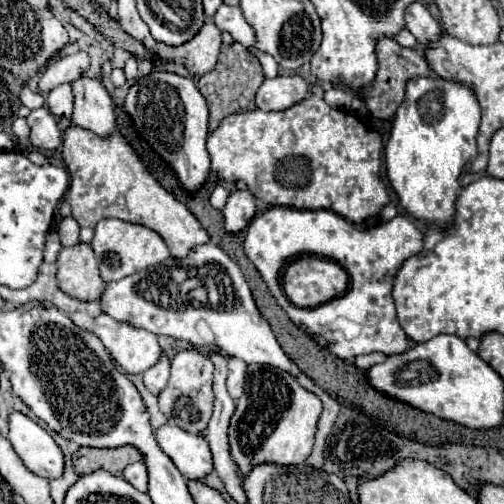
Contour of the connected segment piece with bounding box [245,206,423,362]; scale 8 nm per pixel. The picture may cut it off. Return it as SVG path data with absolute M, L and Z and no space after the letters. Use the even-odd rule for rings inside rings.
M275 206L255 216L245 234L245 254L255 264L273 298L287 312L291 322L311 334L321 348L347 362L359 354L395 354L409 348L409 340L395 314L391 288L399 266L409 256L419 254L421 248L423 232L407 214L397 214L393 220L381 222L373 228L357 228L331 210L295 210L289 206ZM301 254L317 254L339 262L351 278L345 296L317 308L297 308L291 304L279 288L279 274L289 258Z

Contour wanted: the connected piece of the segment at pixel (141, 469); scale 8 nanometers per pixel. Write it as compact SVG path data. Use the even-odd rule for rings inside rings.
M133 462L129 466L125 466L123 470L123 478L135 486L141 492L147 492L147 468L143 462Z

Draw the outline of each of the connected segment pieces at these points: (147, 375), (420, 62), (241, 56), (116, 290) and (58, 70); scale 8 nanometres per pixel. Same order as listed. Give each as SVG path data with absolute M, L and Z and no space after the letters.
M163 350L157 364L143 372L143 382L151 394L159 394L165 388L165 384L169 380L169 366L171 366L169 354L167 354L167 350Z
M379 38L377 40L377 62L379 62L379 68L377 68L377 76L375 80L371 82L369 88L359 88L359 90L353 90L361 100L367 102L369 106L369 112L375 116L375 118L381 118L381 120L389 120L393 118L397 106L403 102L403 84L411 78L411 76L431 76L431 68L427 66L427 62L423 60L423 56L411 48L403 48L399 46L393 38Z
M223 44L217 66L199 80L199 90L205 96L211 112L209 126L215 128L219 120L223 120L229 114L255 110L255 92L259 90L263 80L265 76L263 76L261 64L259 60L255 60L255 56L251 56L251 52L247 52L247 48L243 48L241 44L233 44L233 46Z
M211 242L193 248L185 258L171 256L149 270L109 282L101 294L101 308L113 320L127 322L133 328L173 336L197 348L213 348L247 364L267 364L291 372L291 362L259 314L243 272Z
M75 52L75 54L69 54L65 58L57 60L43 74L43 78L39 82L39 92L43 92L43 90L49 92L49 90L53 90L59 84L73 82L73 80L81 78L87 72L89 64L91 62L89 62L89 54L87 52Z

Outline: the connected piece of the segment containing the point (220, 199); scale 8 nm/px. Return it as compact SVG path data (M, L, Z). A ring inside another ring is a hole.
M217 186L213 190L213 194L211 194L211 206L217 208L217 210L221 210L225 206L225 202L227 202L227 196L229 196L229 192L223 186Z

